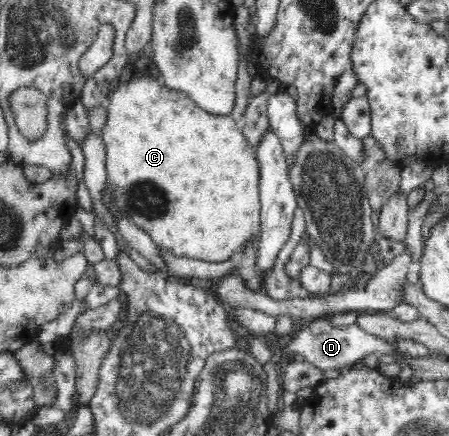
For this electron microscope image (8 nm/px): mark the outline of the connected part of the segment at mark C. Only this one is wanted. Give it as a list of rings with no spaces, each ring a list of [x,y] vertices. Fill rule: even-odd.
[[[151,77],[132,78],[129,84],[117,84],[115,92],[108,96],[105,104],[108,111],[106,126],[101,132],[101,139],[105,141],[107,165],[106,187],[110,192],[109,197],[115,203],[117,211],[139,228],[143,229],[159,247],[163,247],[178,257],[193,258],[205,262],[230,261],[235,254],[241,254],[247,242],[253,242],[261,232],[260,221],[260,168],[255,150],[249,145],[247,137],[242,133],[240,124],[231,115],[215,115],[202,110],[195,102],[191,101],[187,94],[167,89],[161,79]]]

